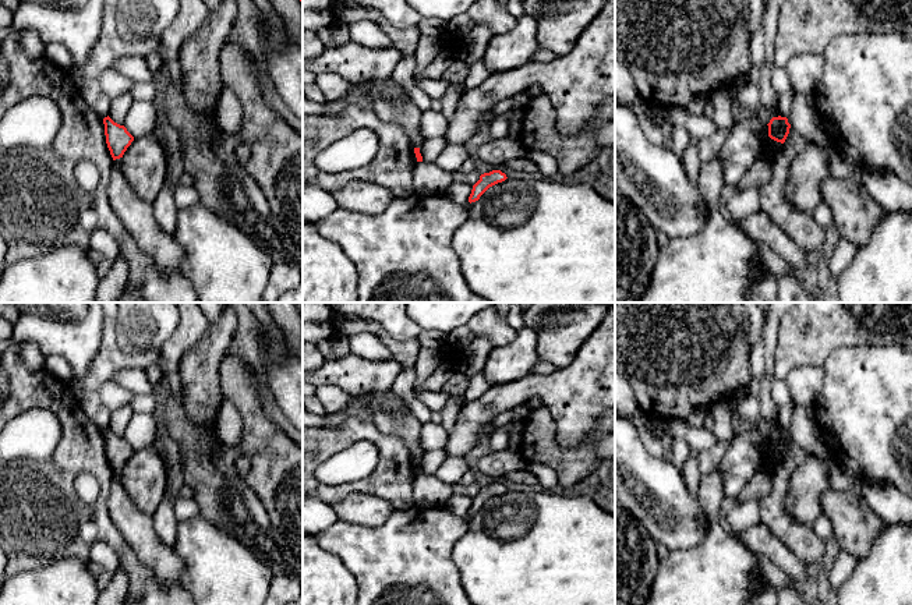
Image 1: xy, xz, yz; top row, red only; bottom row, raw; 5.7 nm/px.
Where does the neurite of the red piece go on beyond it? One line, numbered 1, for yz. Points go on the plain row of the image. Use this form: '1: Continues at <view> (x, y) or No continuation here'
1: No continuation here

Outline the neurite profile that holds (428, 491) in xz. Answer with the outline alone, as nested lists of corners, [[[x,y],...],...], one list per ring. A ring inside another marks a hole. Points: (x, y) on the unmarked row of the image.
[[[417,474],[413,480],[413,499],[417,507],[446,507],[453,487],[442,482],[436,475]]]

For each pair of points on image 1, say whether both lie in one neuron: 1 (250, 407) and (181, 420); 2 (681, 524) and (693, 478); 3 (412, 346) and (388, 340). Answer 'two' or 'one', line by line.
1: two
2: two
3: one

